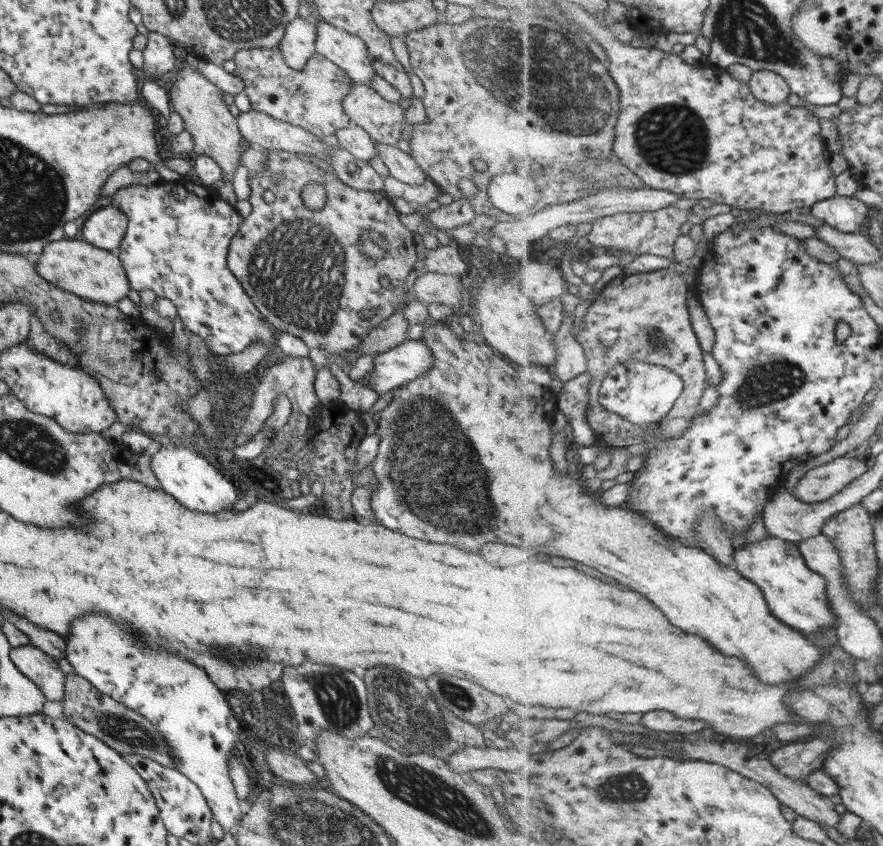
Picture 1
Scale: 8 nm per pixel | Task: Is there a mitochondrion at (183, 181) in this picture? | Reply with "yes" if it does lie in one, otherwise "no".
no

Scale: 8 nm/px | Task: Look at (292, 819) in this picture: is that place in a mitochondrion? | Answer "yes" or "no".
yes

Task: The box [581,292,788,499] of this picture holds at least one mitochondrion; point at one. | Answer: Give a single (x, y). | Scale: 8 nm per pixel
(660, 344)

